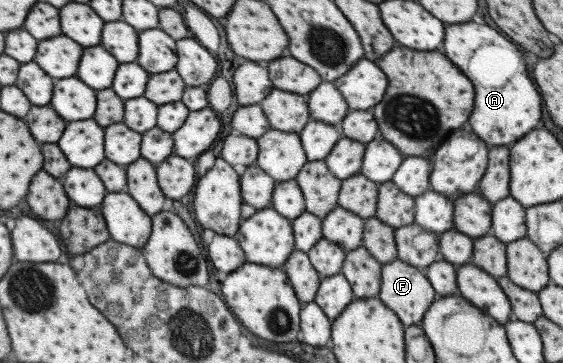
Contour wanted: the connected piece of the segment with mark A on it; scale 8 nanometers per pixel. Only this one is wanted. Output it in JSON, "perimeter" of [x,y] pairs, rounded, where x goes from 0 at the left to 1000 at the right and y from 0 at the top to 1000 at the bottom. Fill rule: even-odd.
{"perimeter":[[[803,66],[789,77],[789,116],[785,116],[789,154],[824,198],[824,209],[838,226],[842,237],[842,298],[838,314],[831,320],[831,342],[838,347],[838,364],[867,397],[877,402],[899,402],[948,358],[948,347],[959,347],[961,267],[956,256],[943,209],[934,198],[934,182],[927,171],[925,138],[920,138],[913,121],[906,121],[895,99],[888,99],[881,83],[860,72],[860,66]]]}

